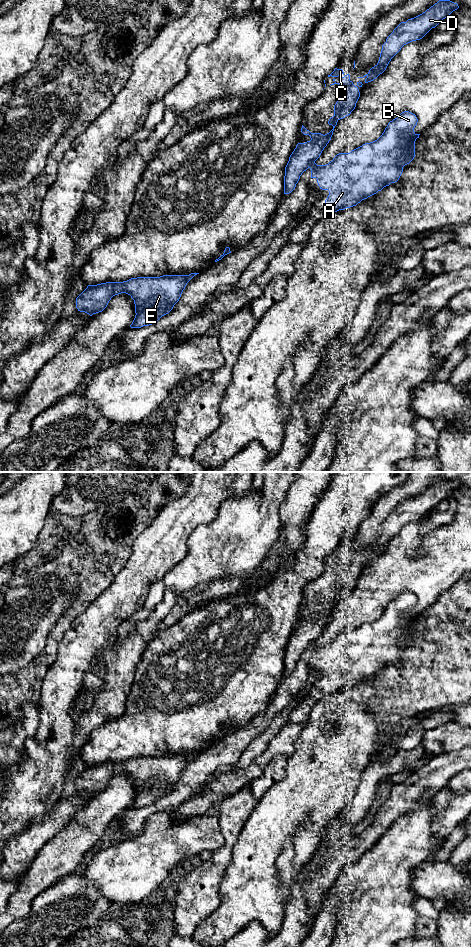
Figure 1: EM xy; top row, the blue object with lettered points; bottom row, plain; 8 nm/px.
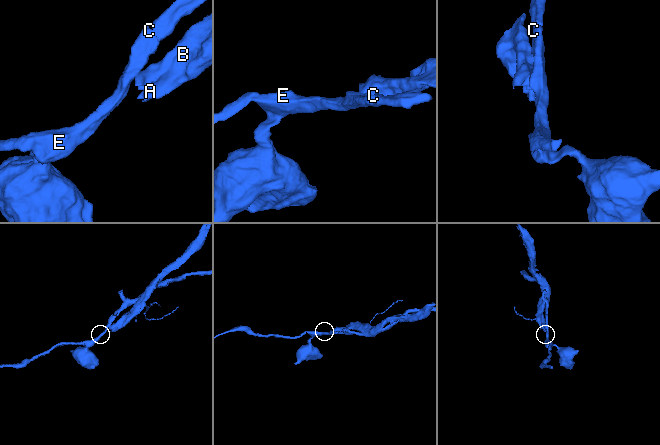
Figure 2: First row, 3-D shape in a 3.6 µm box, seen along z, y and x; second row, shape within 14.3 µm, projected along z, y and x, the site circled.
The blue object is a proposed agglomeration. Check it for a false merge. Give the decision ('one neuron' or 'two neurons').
two neurons

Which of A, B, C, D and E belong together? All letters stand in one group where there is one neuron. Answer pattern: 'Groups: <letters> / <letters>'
Groups: A B / C D E

